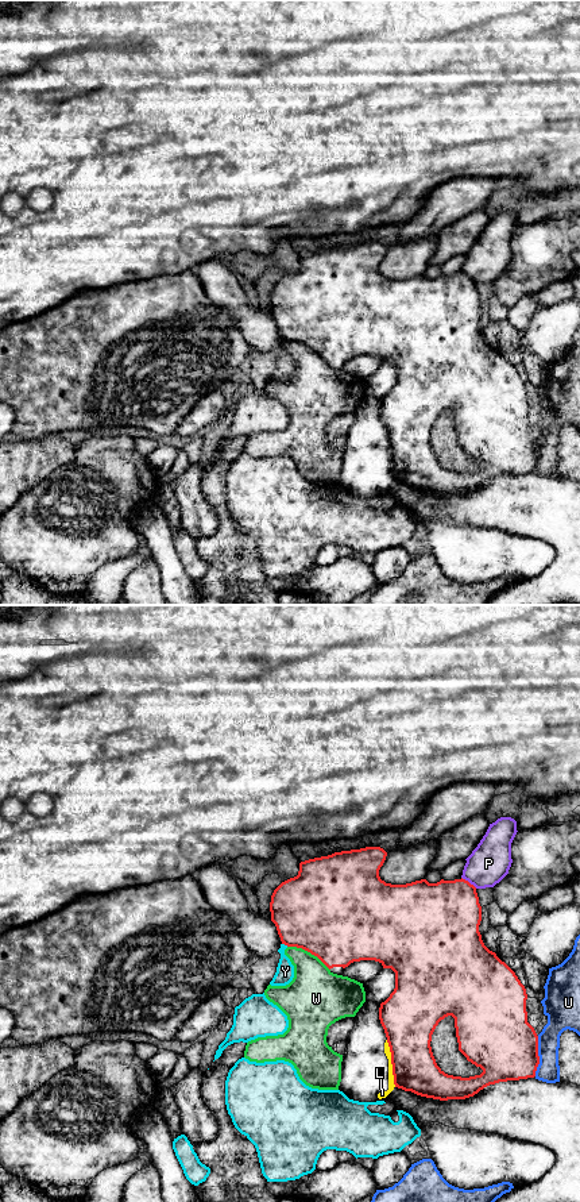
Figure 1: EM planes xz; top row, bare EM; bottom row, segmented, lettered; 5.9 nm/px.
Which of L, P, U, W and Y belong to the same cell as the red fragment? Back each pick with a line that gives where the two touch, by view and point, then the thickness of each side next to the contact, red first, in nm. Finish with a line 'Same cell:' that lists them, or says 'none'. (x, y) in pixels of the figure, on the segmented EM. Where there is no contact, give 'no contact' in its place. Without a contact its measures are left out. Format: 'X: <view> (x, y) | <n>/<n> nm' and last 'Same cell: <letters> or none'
L: xz (391, 1063) | 300/50 nm
Same cell: L

